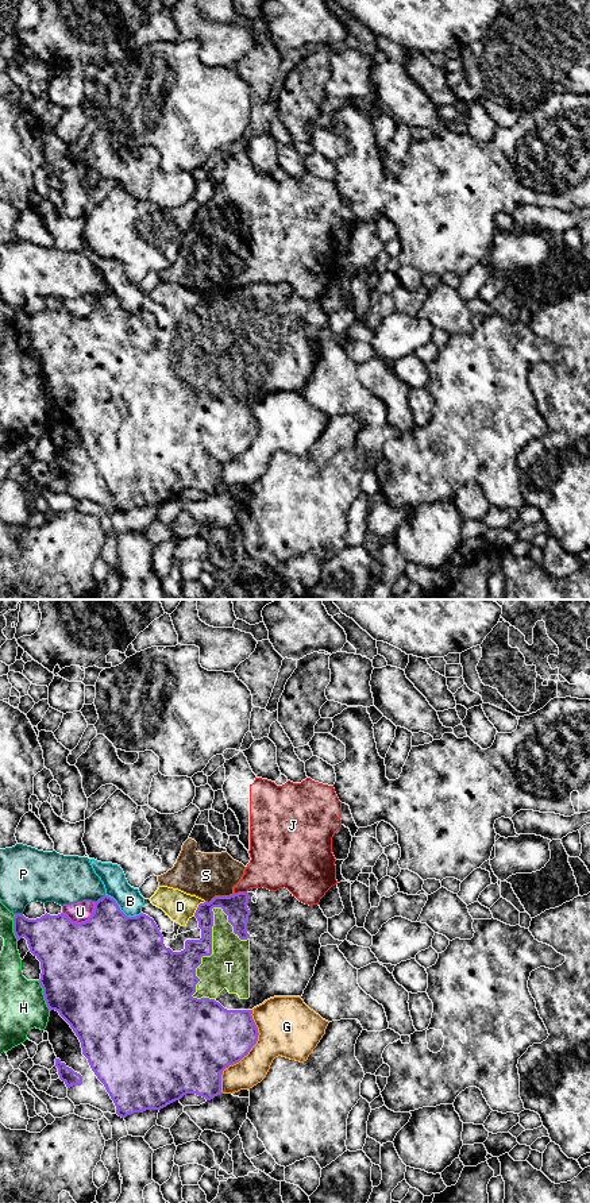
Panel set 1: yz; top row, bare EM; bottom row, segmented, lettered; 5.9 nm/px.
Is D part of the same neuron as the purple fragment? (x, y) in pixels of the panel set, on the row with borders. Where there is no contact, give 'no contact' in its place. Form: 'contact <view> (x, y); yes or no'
contact yz (197, 907); yes

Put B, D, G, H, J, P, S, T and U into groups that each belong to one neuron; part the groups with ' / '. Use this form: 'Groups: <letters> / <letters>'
Groups: B / D T / G / H / J S / P / U

